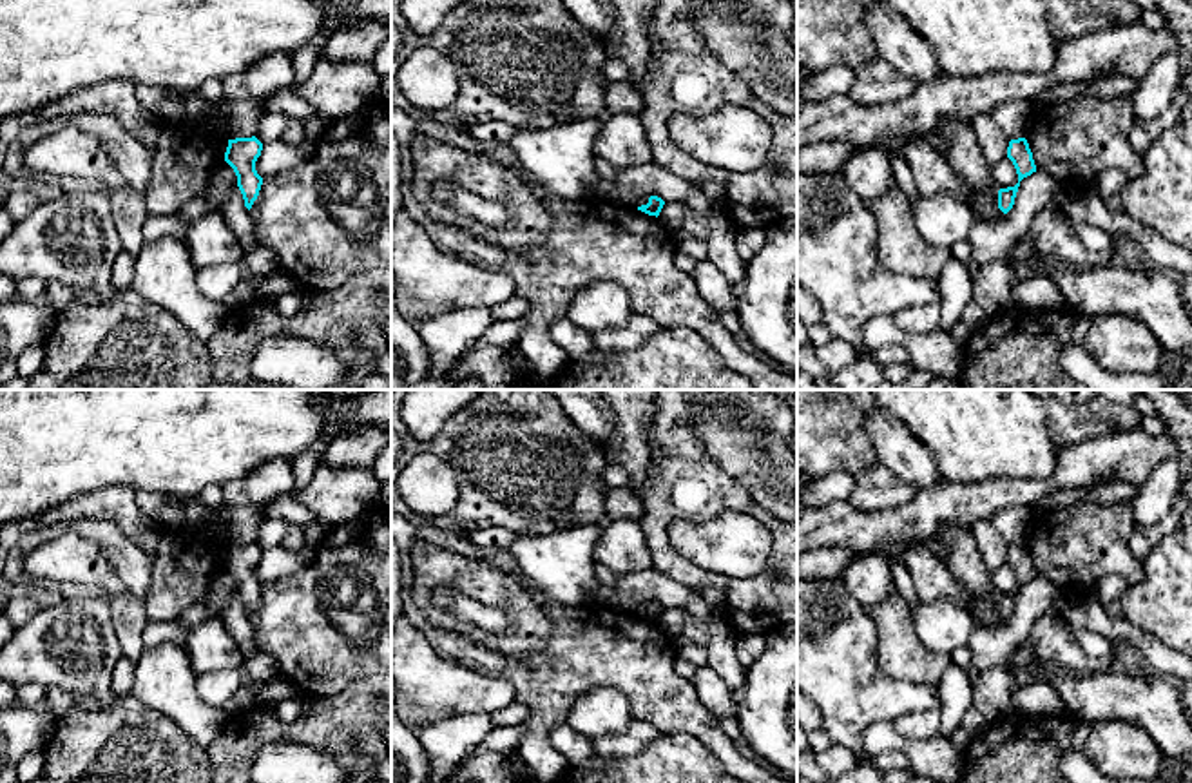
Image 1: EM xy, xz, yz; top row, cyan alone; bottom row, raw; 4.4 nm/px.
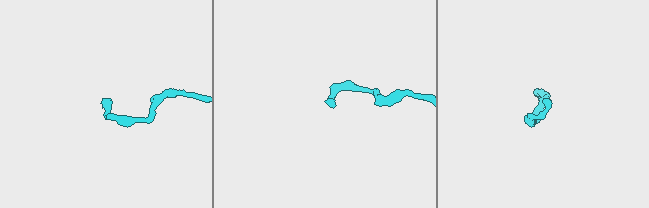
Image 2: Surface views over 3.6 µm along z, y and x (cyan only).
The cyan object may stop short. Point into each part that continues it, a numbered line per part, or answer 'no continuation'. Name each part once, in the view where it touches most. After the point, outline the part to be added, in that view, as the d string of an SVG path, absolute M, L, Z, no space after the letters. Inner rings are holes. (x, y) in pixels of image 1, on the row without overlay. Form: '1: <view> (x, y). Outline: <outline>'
no continuation

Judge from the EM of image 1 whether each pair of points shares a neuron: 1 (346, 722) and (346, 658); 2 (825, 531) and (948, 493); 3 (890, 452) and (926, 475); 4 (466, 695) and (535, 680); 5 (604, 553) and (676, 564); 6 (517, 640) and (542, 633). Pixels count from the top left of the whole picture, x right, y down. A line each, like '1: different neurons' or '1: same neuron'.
1: different neurons
2: same neuron
3: same neuron
4: different neurons
5: different neurons
6: same neuron

